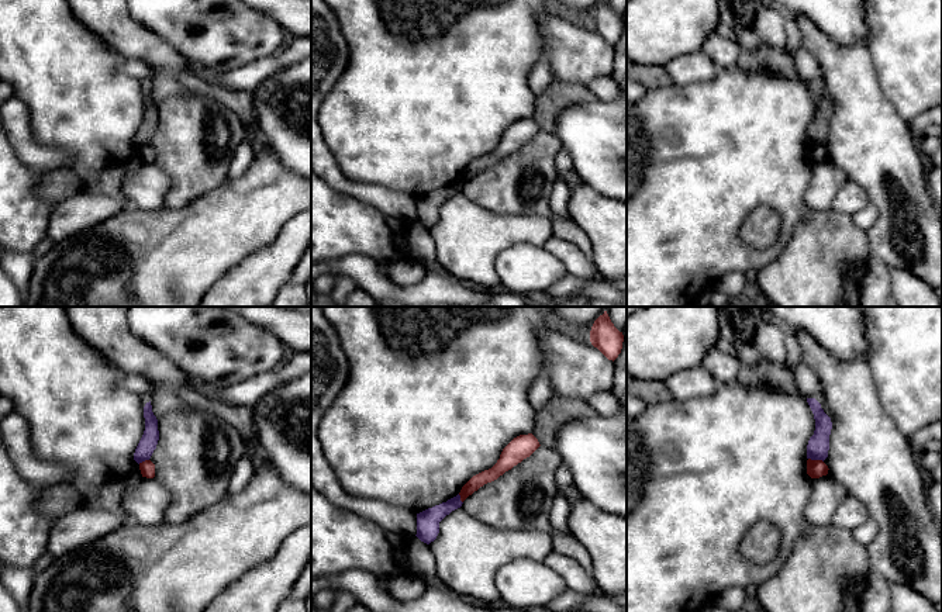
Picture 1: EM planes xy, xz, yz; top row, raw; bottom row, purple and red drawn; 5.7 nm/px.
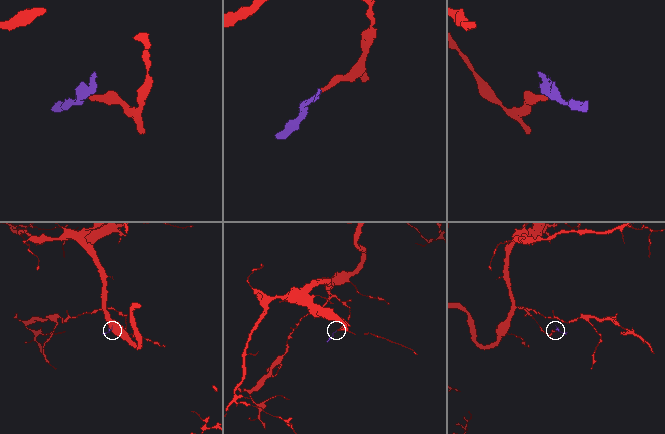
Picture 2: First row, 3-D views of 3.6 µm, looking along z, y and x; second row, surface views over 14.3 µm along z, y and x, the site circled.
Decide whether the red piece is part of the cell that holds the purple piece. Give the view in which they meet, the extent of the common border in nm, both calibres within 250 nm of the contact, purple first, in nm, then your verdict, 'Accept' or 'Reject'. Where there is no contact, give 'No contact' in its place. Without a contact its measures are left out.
Touches purple in yz. Shared border 90 nm. Thickness 130 nm (purple) against 110 nm. Reject

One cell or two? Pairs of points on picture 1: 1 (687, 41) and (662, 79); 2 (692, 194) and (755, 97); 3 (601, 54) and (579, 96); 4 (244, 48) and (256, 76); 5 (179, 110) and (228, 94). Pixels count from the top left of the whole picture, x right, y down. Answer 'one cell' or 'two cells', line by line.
1: two cells
2: one cell
3: two cells
4: two cells
5: two cells

